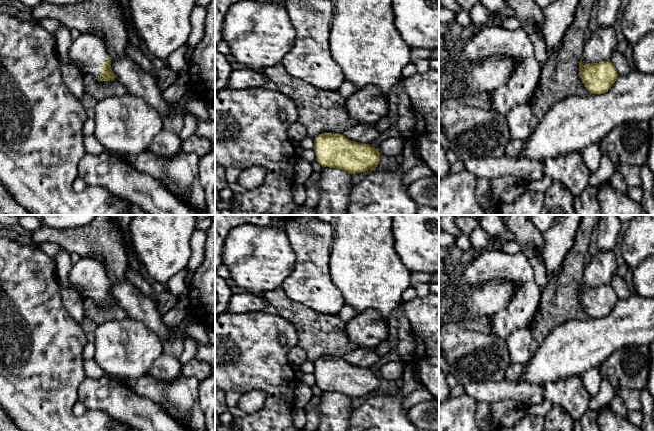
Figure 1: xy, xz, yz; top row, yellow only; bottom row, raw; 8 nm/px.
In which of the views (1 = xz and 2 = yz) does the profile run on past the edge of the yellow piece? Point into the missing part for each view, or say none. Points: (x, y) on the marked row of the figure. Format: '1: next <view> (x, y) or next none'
1: next none
2: next none

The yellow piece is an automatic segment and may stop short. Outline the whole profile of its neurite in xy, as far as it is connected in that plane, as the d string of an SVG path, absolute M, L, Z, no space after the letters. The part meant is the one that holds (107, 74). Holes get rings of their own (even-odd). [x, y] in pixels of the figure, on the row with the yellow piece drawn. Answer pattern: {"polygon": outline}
{"polygon": "M83 33L72 40L68 54L75 66L96 77L98 81L116 78L103 39L90 33Z"}

